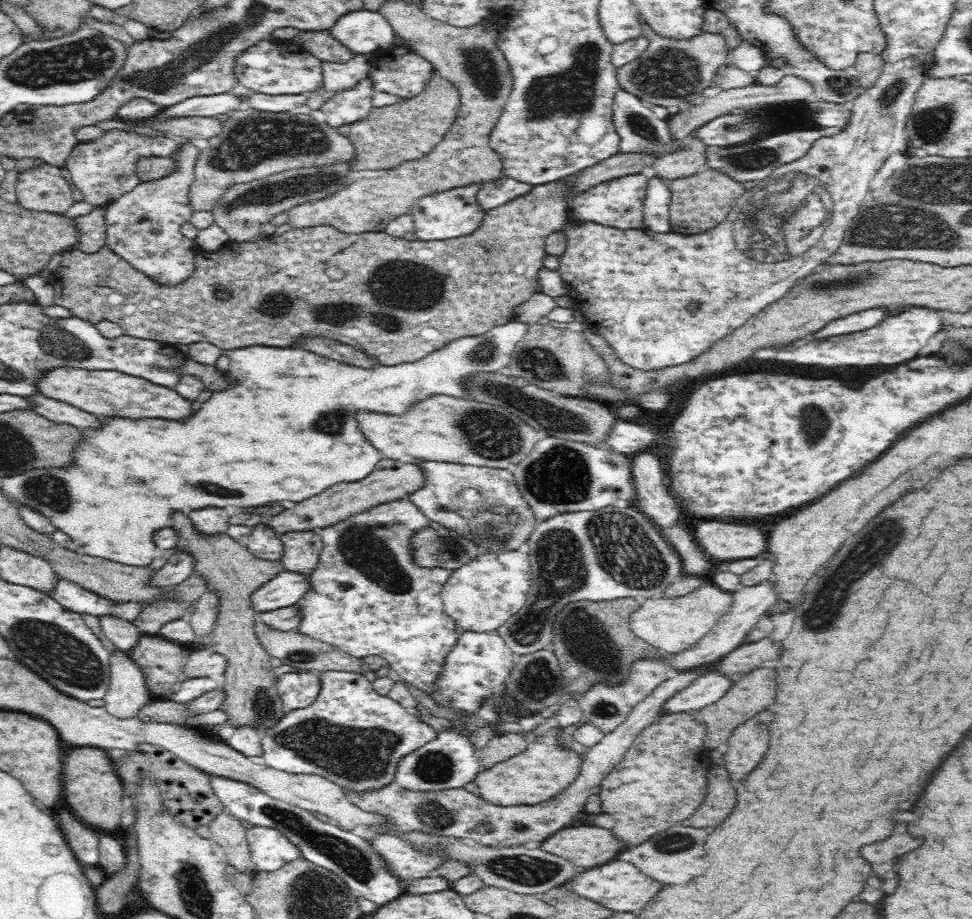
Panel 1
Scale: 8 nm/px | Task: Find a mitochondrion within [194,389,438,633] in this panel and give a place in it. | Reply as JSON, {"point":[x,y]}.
{"point":[368,548]}

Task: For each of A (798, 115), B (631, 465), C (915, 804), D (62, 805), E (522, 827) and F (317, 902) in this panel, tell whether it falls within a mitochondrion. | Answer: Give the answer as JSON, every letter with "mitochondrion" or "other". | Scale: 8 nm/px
{"A":"mitochondrion","B":"other","C":"other","D":"other","E":"mitochondrion","F":"mitochondrion"}

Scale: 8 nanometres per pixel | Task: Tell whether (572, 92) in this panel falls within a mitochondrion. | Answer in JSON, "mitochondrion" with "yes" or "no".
{"mitochondrion":"yes"}

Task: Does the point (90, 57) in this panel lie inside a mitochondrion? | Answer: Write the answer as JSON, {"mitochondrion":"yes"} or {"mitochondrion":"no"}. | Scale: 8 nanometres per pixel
{"mitochondrion":"yes"}

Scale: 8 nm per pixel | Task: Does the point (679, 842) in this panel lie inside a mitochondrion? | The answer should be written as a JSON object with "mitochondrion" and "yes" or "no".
{"mitochondrion":"yes"}

